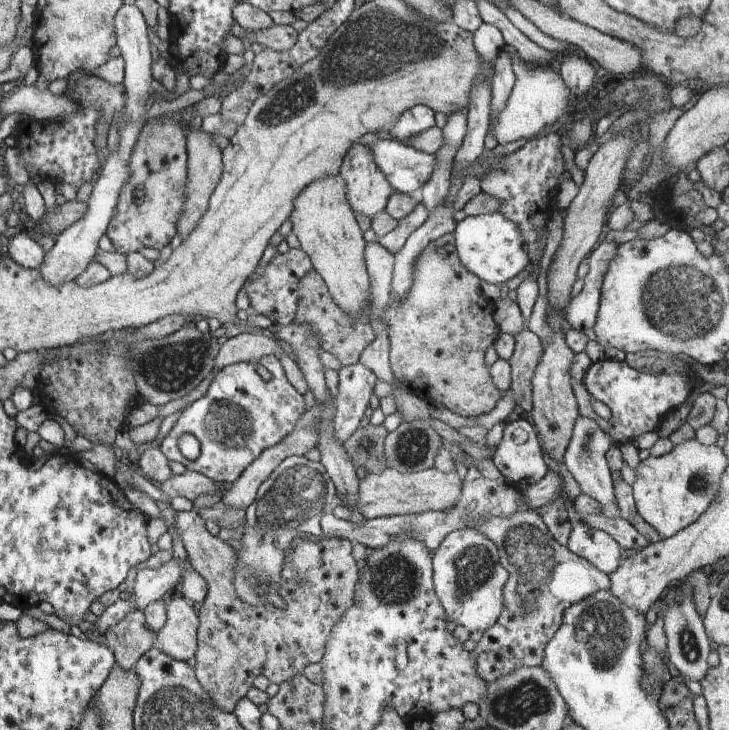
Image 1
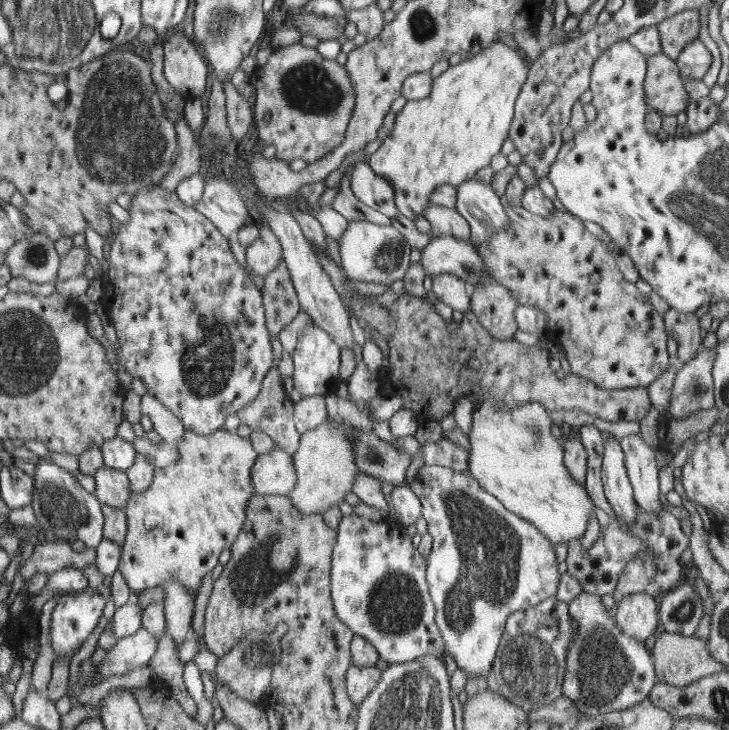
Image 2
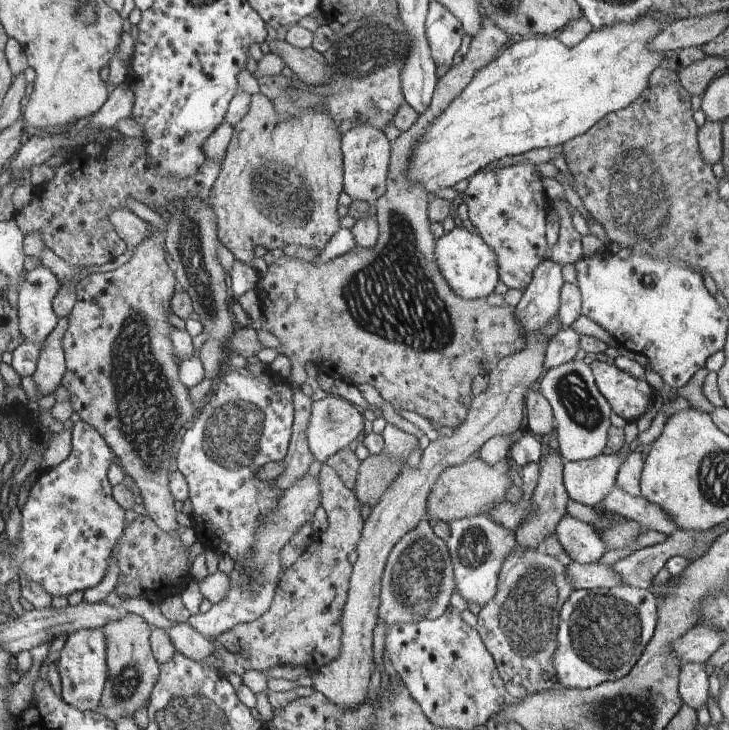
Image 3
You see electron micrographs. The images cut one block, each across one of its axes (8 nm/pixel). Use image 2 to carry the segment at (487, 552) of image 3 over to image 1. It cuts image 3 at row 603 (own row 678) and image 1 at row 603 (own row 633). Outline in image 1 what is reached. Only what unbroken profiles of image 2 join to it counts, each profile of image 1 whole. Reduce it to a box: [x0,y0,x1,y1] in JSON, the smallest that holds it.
[433,527,510,633]

